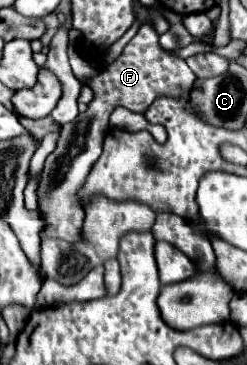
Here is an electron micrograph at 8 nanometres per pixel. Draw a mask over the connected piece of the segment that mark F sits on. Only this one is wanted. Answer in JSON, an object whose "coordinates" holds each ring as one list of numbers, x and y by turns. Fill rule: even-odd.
{"coordinates":[[143,23,137,35,125,45,123,53,107,67,101,69,99,75,85,79,83,83,91,87,93,101,87,105,85,113,79,113,75,121,61,127,57,149,47,157,41,181,39,181,39,209,45,215,47,227,41,237,59,237,65,241,77,241,83,229,85,213,77,205,77,189,85,183,91,167,101,155,103,139,109,127,109,115,115,107,125,107,135,113,145,113,149,105,161,97,171,95,179,97,183,89,191,89,195,83,195,73,189,69,185,59,167,53,159,45,159,35,155,33,151,23]]}

